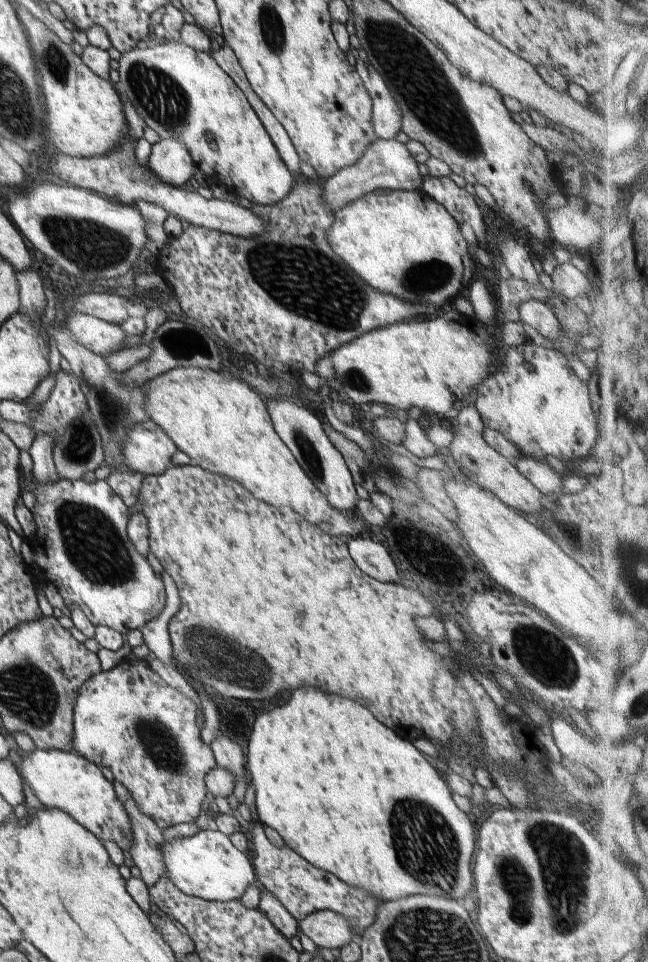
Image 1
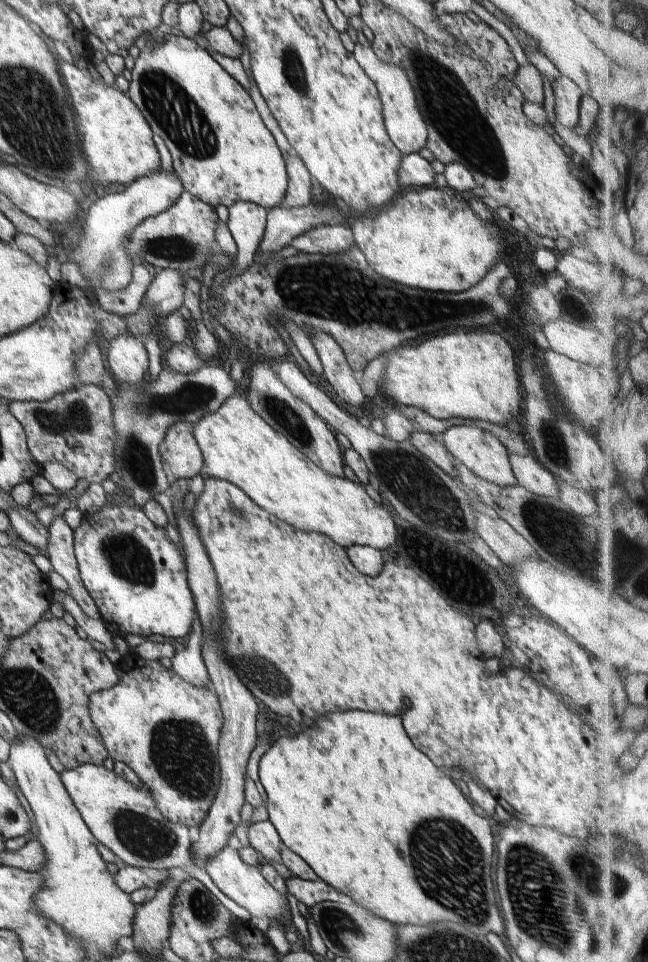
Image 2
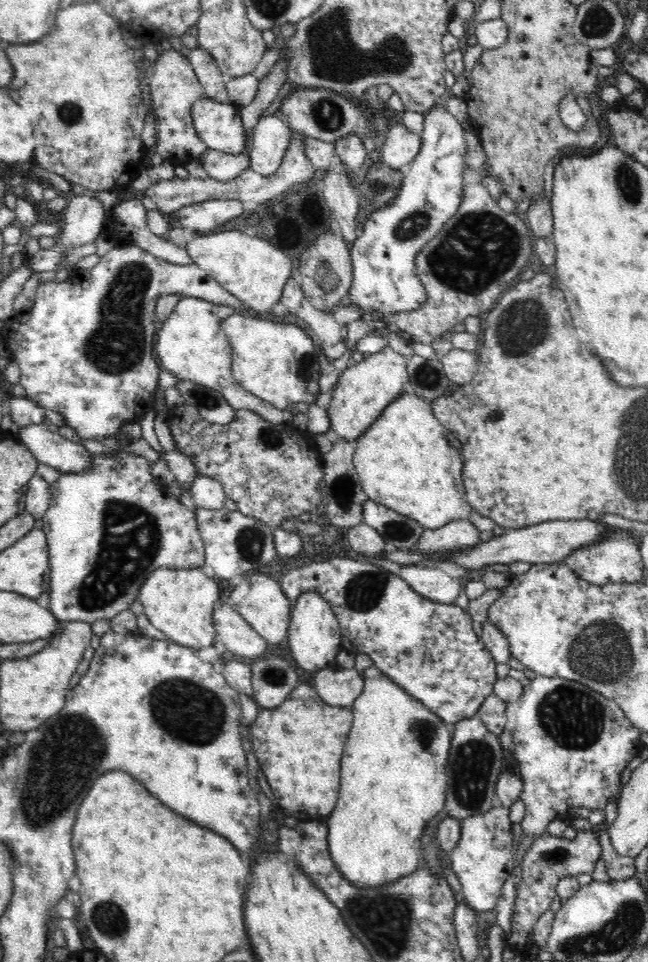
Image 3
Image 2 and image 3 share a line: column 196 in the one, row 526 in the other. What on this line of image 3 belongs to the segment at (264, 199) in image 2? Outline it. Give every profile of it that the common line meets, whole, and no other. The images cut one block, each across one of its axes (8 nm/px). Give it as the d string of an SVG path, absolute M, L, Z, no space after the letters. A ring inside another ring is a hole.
M114 451L114 454L104 454L104 456L92 455L92 462L90 465L94 468L88 468L84 472L78 474L62 474L57 478L54 484L50 485L50 506L44 514L44 518L40 521L40 527L46 534L48 542L48 561L50 561L50 570L46 574L45 590L43 593L43 604L47 606L54 617L58 621L64 620L79 620L80 622L87 622L92 625L96 620L112 620L114 616L118 616L122 610L129 609L130 604L138 598L140 594L140 586L144 582L147 574L158 570L158 568L175 568L182 570L182 568L196 568L196 566L204 566L205 552L204 542L202 541L198 525L196 525L196 515L181 502L175 499L169 500L169 493L165 490L165 486L160 483L156 476L153 476L150 468L151 462L146 458L130 454L128 452Z

